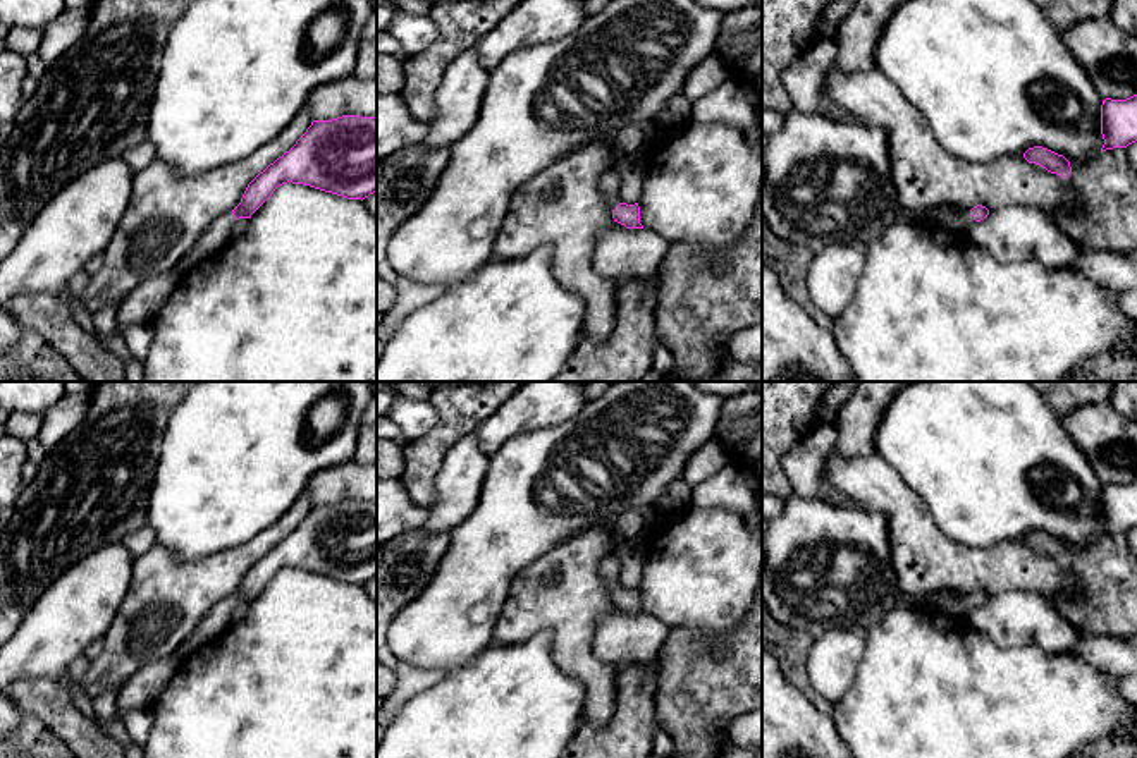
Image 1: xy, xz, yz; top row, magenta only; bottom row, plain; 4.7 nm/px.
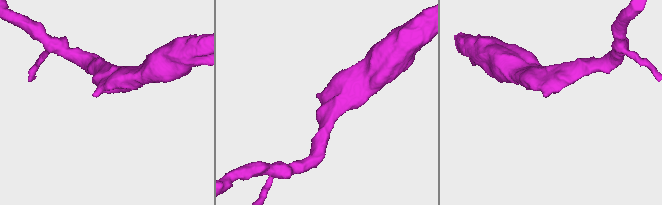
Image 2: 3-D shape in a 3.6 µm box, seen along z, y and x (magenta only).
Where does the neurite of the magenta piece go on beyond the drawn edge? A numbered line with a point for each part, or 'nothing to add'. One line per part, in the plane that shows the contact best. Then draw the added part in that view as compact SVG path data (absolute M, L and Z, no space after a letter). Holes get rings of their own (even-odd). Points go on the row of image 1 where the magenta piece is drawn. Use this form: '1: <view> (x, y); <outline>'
1: yz (950, 227); M943 210L931 222L934 237L943 244L956 244L968 239L970 227L975 223L968 210Z

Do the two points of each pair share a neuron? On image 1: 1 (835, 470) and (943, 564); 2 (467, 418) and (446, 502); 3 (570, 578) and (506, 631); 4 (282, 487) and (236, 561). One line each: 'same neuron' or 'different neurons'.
1: same neuron
2: different neurons
3: same neuron
4: different neurons

